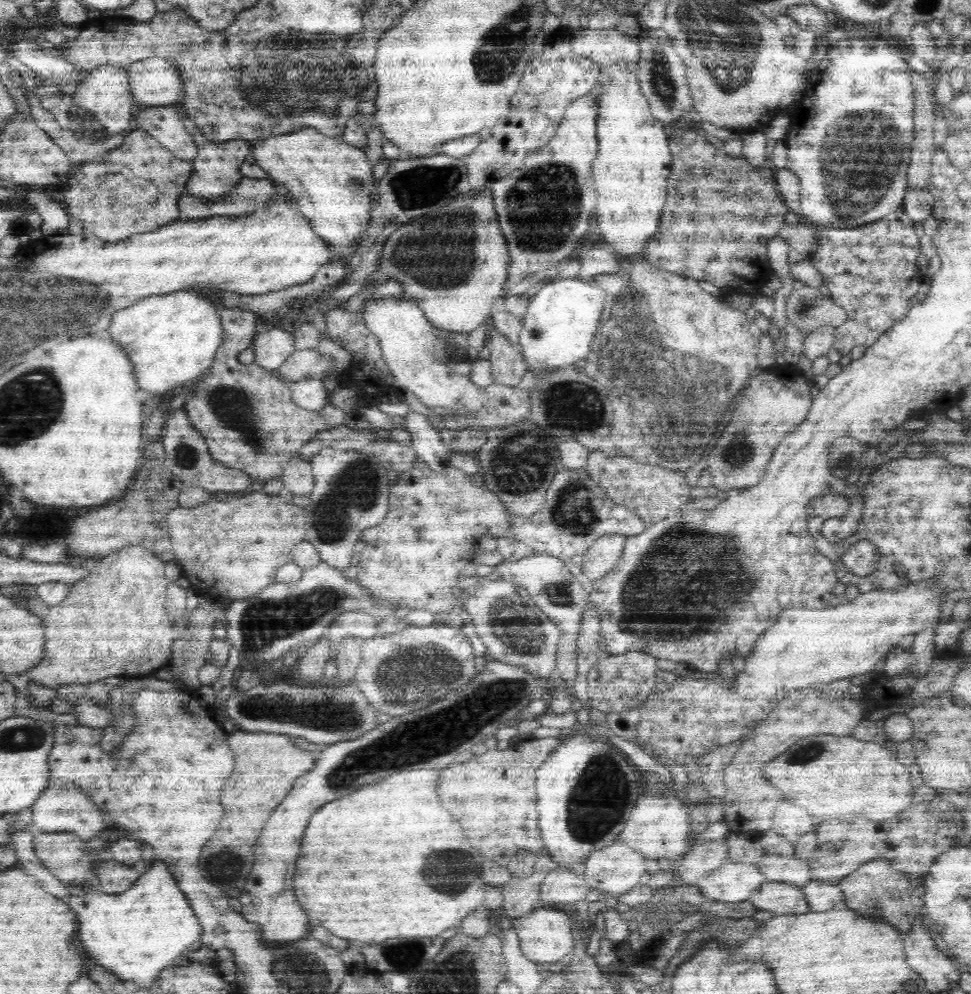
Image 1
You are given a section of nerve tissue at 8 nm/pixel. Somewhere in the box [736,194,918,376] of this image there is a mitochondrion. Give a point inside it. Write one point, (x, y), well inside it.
(805, 308)

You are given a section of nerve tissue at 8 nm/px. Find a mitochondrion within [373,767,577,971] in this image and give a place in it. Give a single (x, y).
(450, 868)

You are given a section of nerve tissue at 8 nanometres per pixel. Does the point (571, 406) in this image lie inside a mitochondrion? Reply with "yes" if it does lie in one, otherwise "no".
yes

